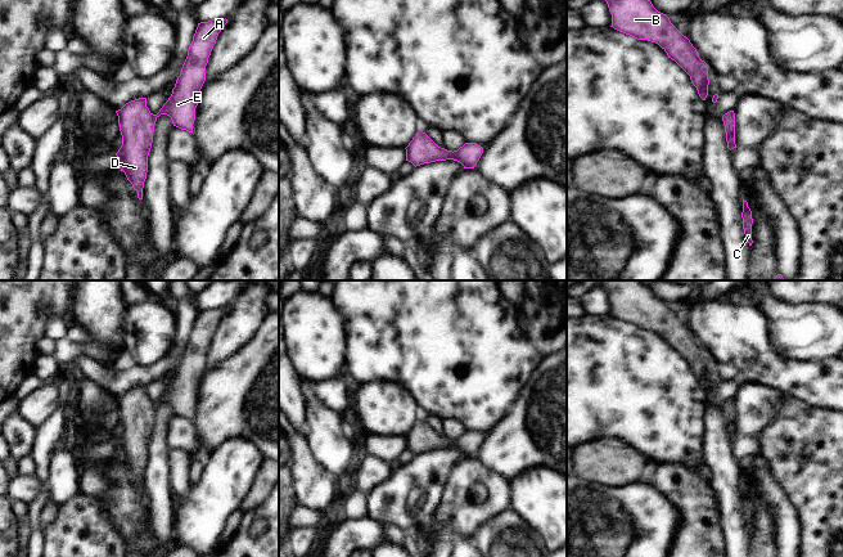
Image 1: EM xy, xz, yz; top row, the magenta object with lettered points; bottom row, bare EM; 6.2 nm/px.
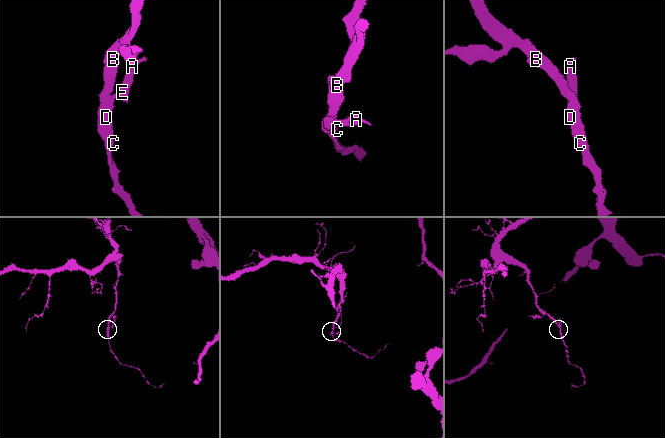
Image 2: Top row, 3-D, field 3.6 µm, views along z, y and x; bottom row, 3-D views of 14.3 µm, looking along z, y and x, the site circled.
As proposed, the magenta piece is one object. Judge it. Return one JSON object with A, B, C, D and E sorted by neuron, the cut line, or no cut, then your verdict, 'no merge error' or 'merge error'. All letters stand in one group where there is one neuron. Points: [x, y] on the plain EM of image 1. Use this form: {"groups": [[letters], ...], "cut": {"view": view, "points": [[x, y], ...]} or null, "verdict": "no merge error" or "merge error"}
{"groups": [["A", "B", "C", "D", "E"]], "cut": null, "verdict": "no merge error"}

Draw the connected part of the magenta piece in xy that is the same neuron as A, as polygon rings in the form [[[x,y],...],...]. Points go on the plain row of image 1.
[[[226,306],[198,311],[172,382],[157,403],[146,395],[146,386],[131,388],[116,399],[122,423],[122,434],[116,444],[139,488],[143,488],[155,409],[161,403],[167,403],[173,414],[193,421],[198,383],[206,369],[206,354],[226,311]]]

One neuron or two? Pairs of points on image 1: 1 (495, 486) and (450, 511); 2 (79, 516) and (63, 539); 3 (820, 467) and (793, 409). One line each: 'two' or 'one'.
1: one
2: one
3: one

